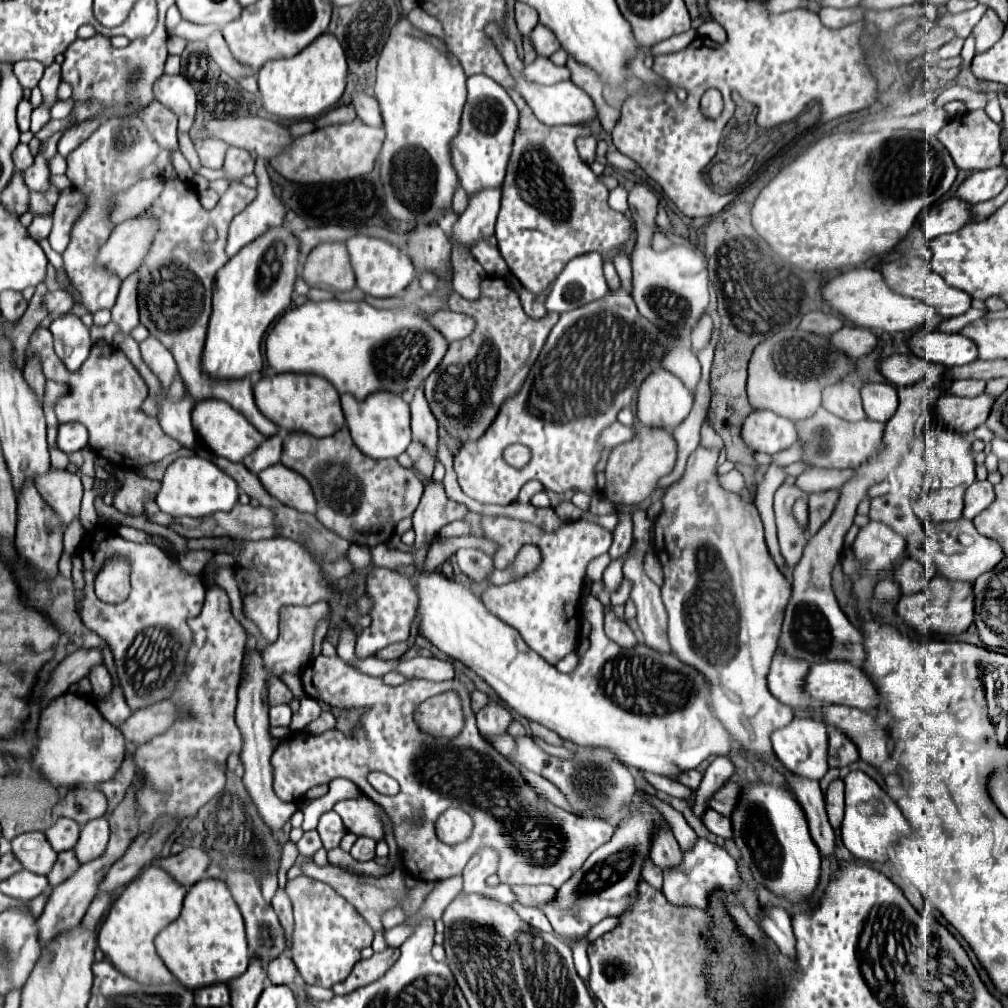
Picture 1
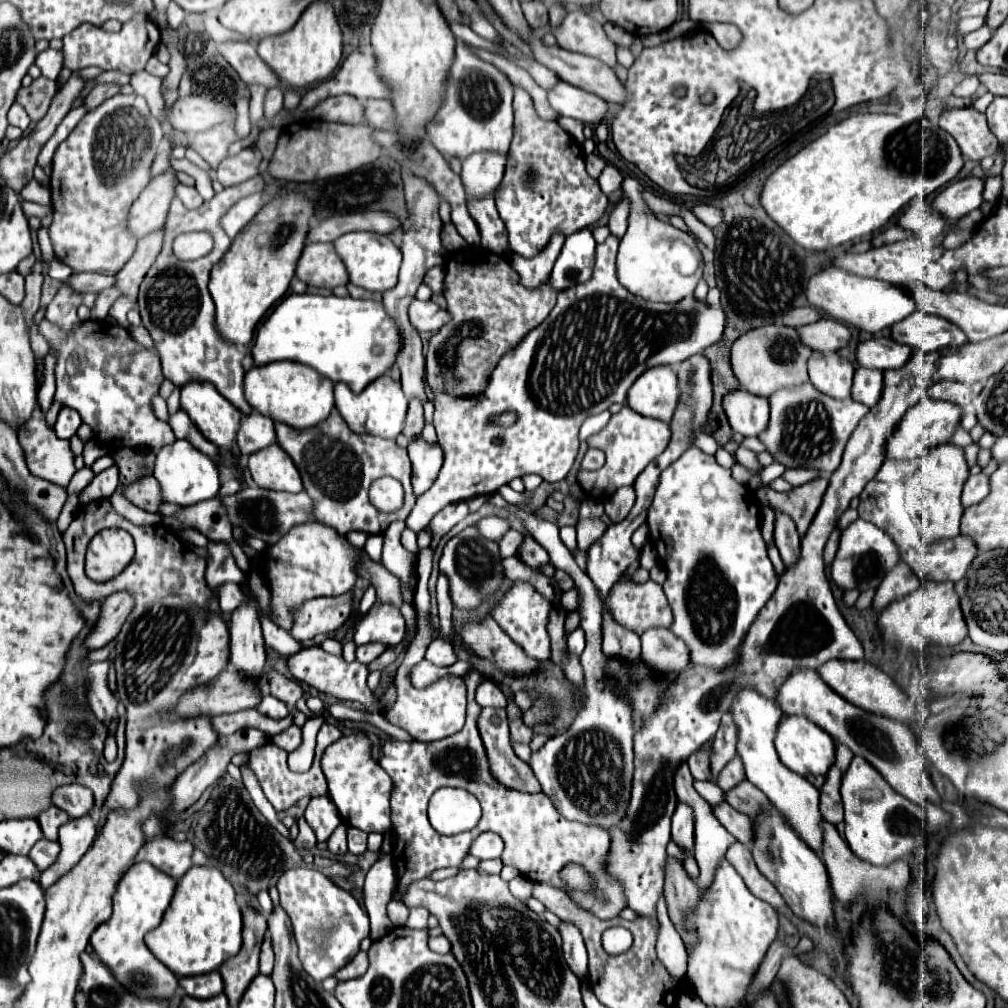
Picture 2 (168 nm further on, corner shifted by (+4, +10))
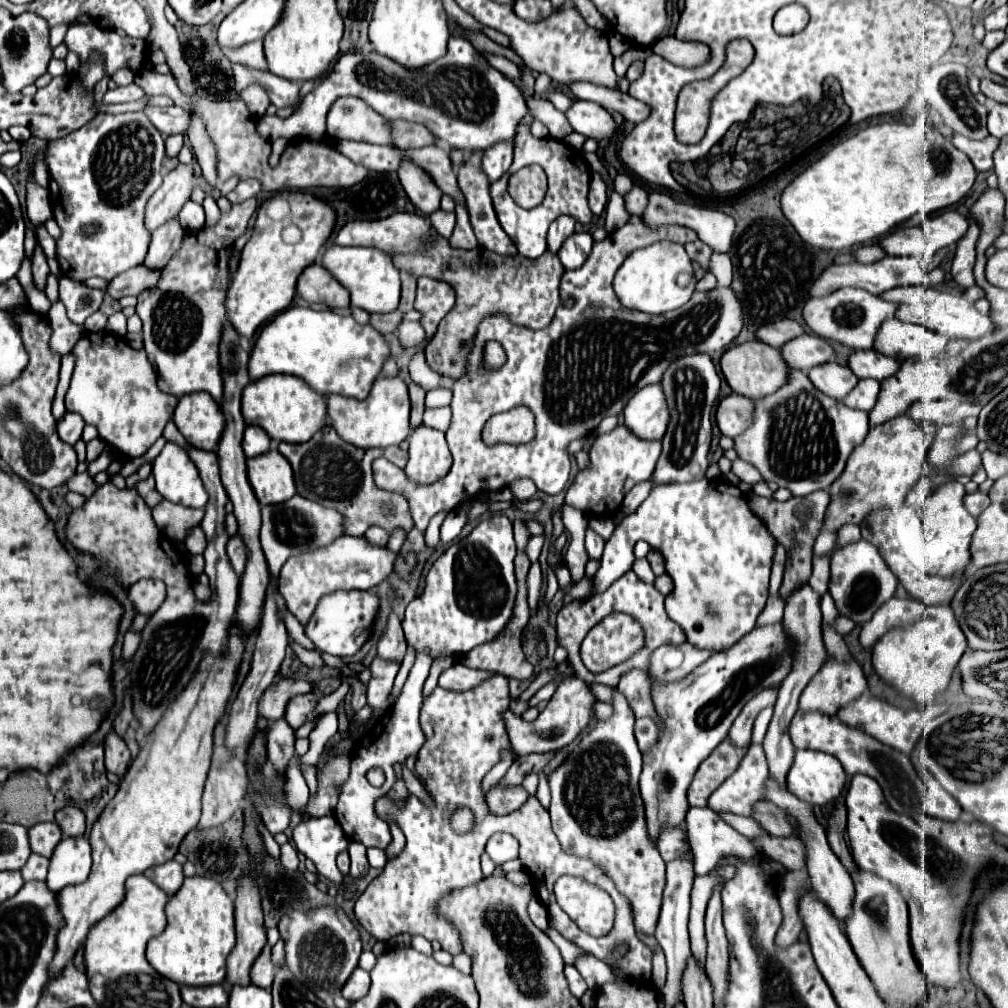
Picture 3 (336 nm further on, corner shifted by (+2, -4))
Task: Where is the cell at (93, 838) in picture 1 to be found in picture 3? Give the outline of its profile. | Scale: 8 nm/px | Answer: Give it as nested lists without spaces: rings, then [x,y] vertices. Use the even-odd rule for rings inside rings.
[[[84,836],[62,838],[54,856],[50,858],[50,870],[46,884],[52,892],[60,892],[64,886],[84,882],[90,874],[90,842]]]

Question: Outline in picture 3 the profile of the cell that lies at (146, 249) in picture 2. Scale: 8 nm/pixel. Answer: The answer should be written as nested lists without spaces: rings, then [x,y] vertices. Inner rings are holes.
[[[176,218],[166,222],[162,228],[154,230],[150,248],[148,248],[148,254],[146,254],[142,266],[150,268],[150,270],[162,270],[166,266],[166,262],[172,258],[172,254],[180,248],[182,236],[184,236],[184,228],[180,226],[180,222]]]

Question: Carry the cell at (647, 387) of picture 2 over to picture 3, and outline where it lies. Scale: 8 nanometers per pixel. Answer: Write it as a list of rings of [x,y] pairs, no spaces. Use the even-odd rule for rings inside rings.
[[[660,384],[638,390],[638,394],[634,394],[624,408],[624,424],[636,436],[646,440],[662,440],[668,420],[668,404]]]

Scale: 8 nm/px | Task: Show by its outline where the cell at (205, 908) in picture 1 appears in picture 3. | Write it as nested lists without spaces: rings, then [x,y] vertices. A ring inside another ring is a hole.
[[[186,878],[182,888],[166,904],[166,930],[152,938],[146,958],[158,974],[180,986],[212,986],[222,984],[226,976],[226,958],[236,944],[234,900],[224,888],[210,878]]]

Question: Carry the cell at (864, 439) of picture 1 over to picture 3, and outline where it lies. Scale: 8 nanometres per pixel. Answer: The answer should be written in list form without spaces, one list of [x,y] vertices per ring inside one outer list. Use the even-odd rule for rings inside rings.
[[[792,370],[786,386],[754,404],[754,424],[742,436],[734,438],[734,448],[742,460],[760,470],[766,482],[776,482],[794,496],[830,488],[844,472],[850,452],[868,434],[868,412],[848,408],[840,400],[830,400],[800,370]]]

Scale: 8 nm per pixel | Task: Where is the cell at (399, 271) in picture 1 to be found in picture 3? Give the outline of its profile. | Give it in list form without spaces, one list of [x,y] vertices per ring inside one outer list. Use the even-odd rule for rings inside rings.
[[[330,246],[322,258],[324,268],[350,292],[350,304],[366,312],[392,312],[400,302],[400,274],[392,258],[374,248]]]

